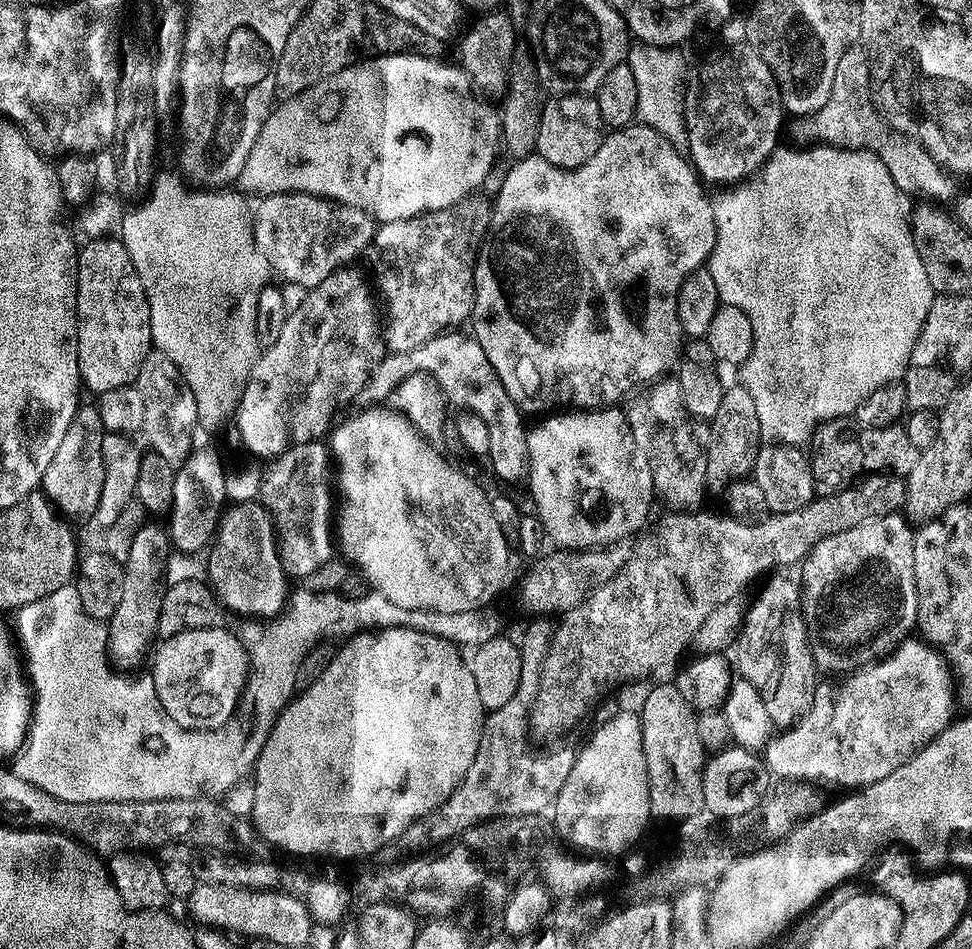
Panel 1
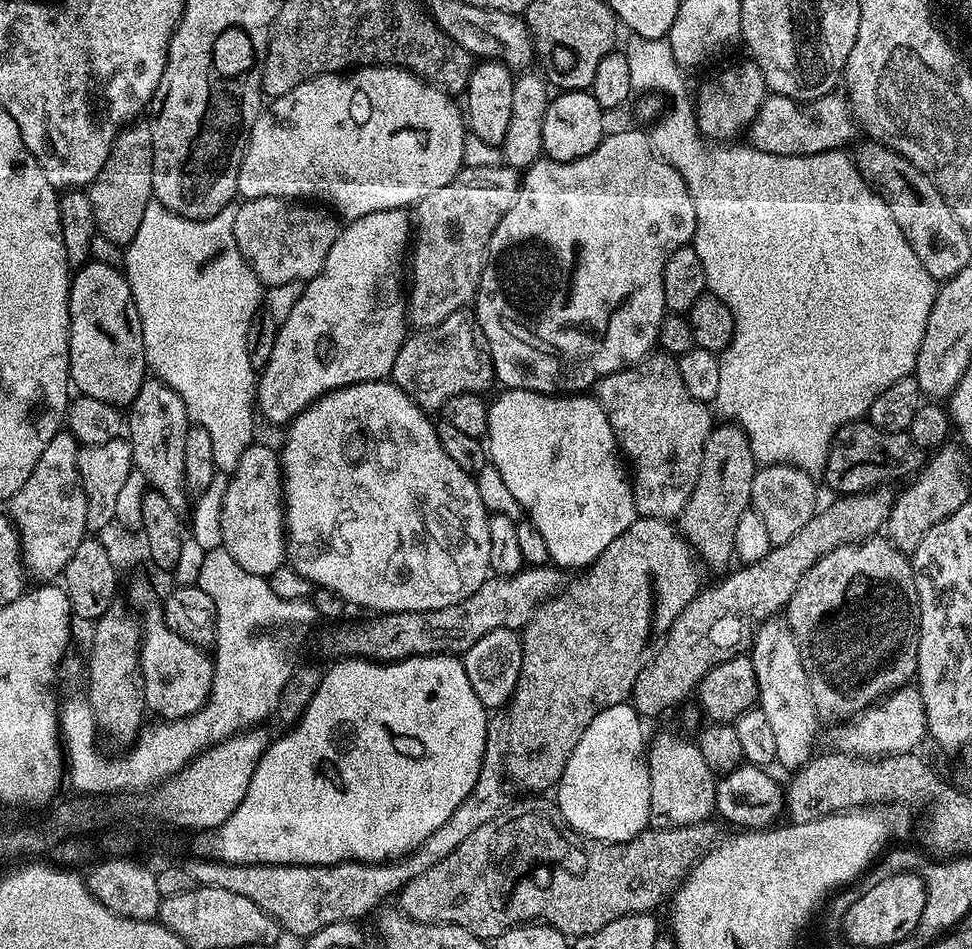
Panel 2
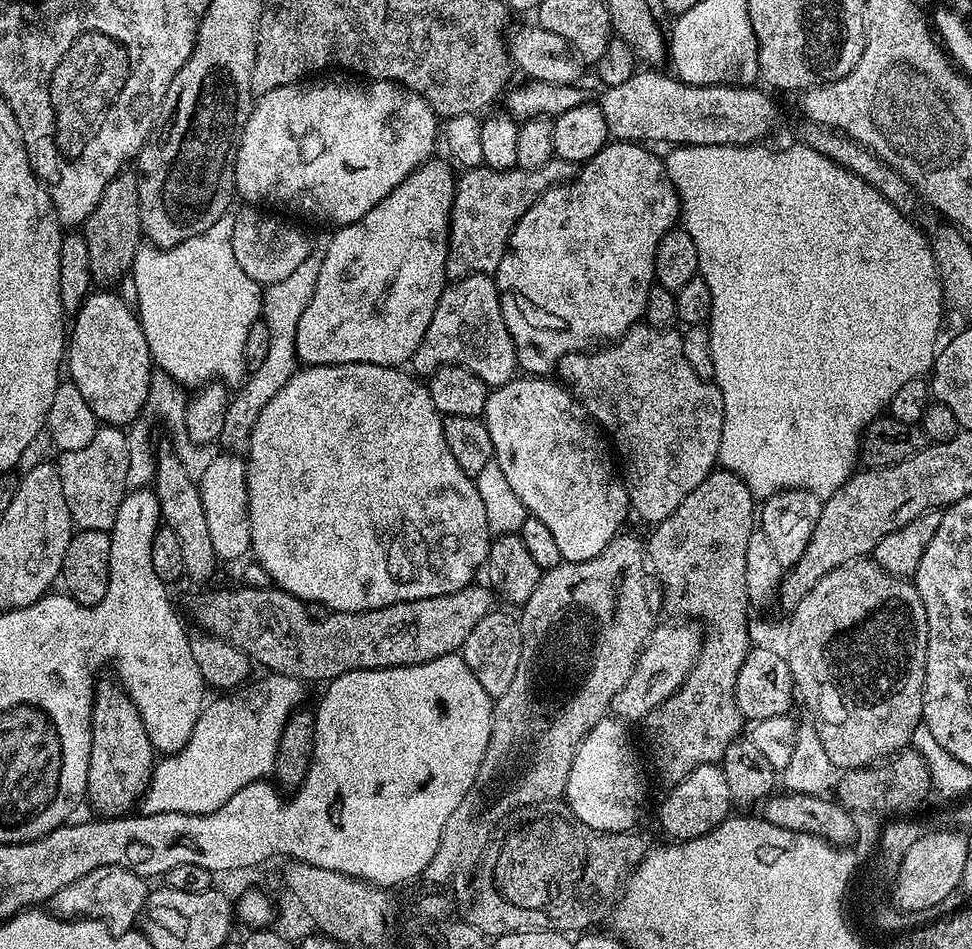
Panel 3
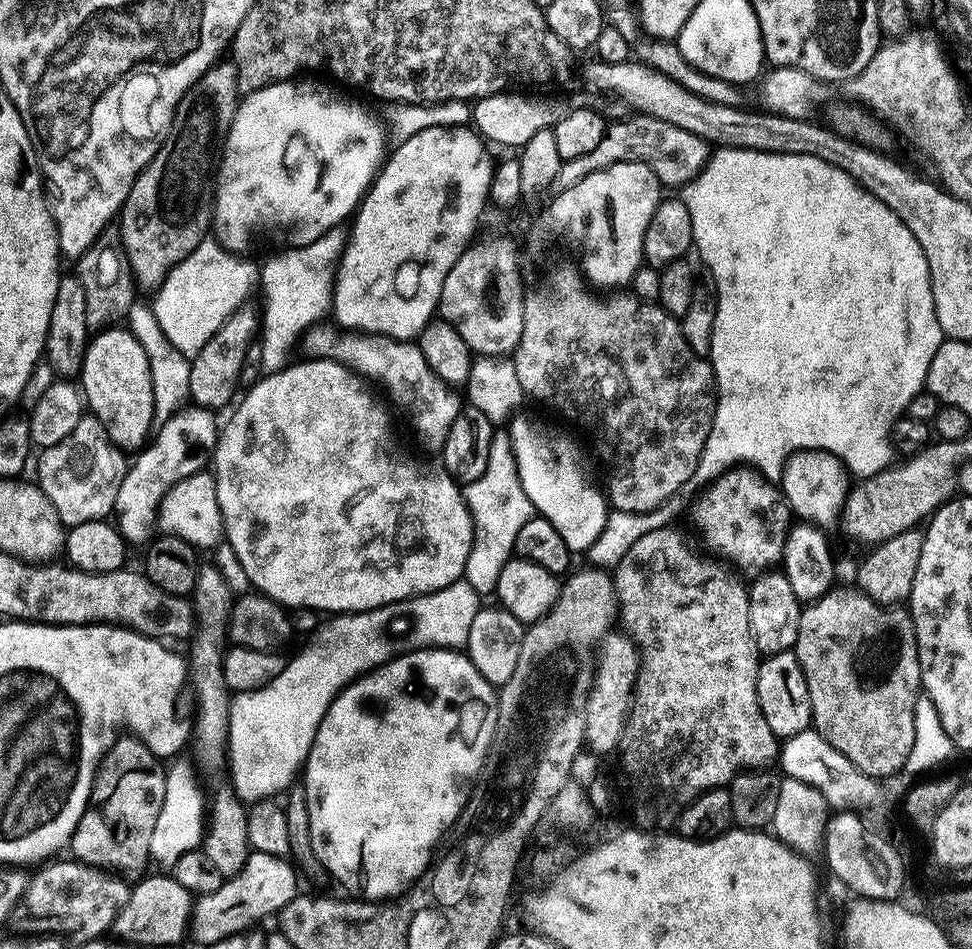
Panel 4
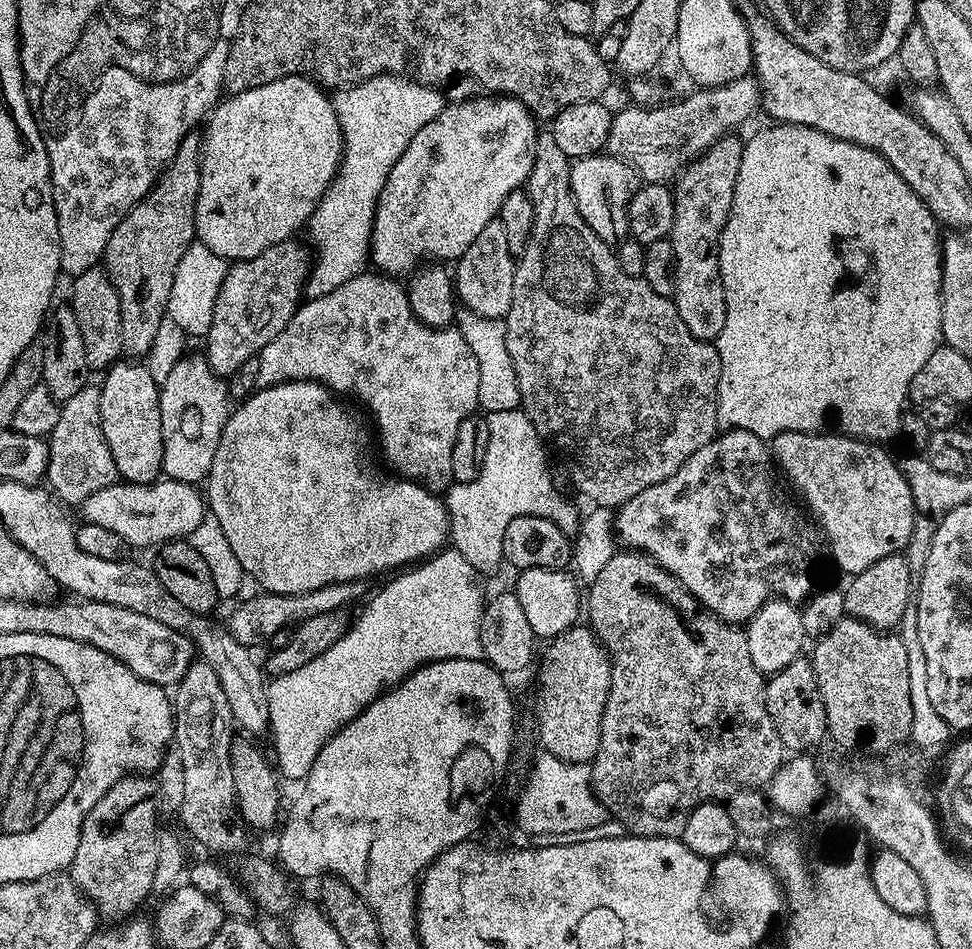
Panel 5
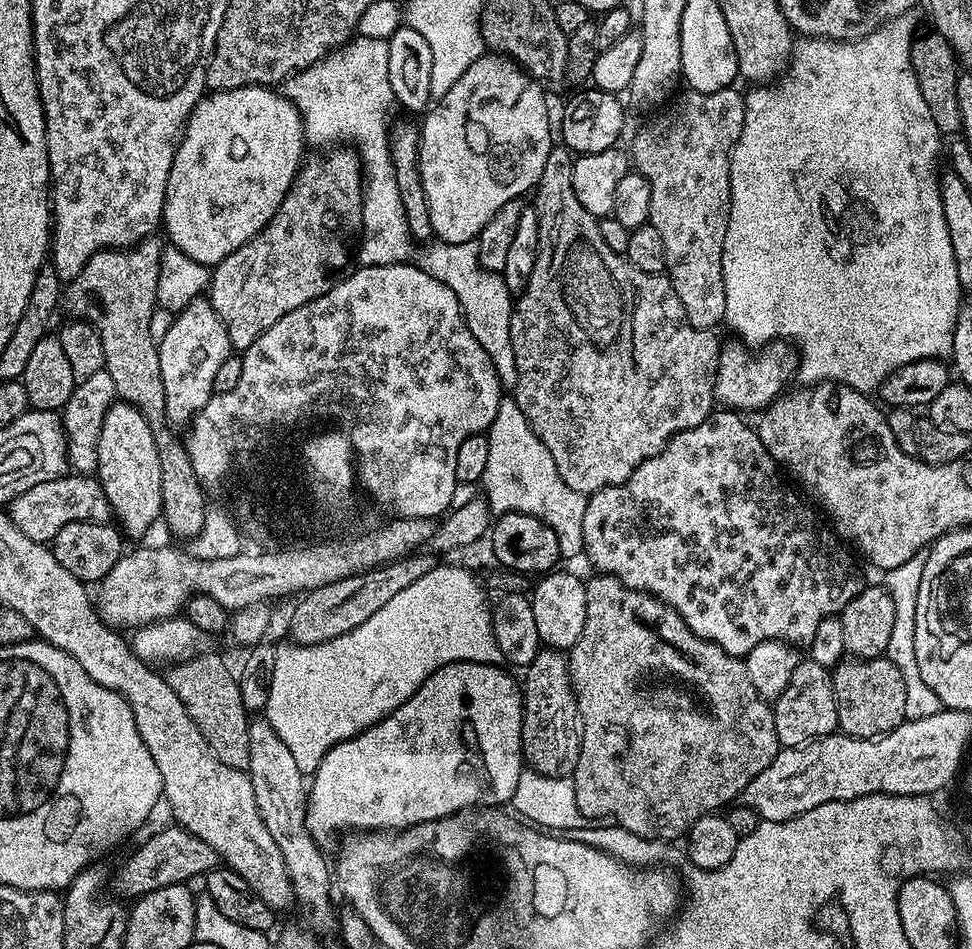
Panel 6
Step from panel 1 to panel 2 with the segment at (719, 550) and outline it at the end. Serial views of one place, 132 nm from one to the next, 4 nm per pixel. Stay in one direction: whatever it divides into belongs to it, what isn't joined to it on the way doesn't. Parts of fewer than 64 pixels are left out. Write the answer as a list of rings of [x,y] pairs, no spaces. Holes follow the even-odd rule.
[[[640,516],[630,527],[622,530],[622,534],[618,534],[618,538],[614,538],[614,542],[610,542],[610,546],[606,546],[606,550],[602,550],[602,554],[587,570],[581,571],[577,575],[580,577],[573,584],[571,581],[567,586],[561,588],[558,595],[545,602],[532,615],[532,621],[524,625],[522,629],[522,639],[524,641],[522,670],[516,683],[516,692],[512,695],[510,705],[506,710],[508,754],[504,757],[504,766],[513,785],[515,785],[514,783],[521,784],[524,788],[548,788],[551,784],[552,787],[559,785],[560,776],[568,769],[570,754],[576,752],[578,738],[582,738],[586,734],[586,726],[590,726],[590,722],[594,722],[594,718],[602,710],[606,710],[615,704],[623,704],[631,697],[632,687],[638,678],[638,674],[642,674],[642,670],[656,655],[658,645],[668,635],[670,626],[678,618],[678,614],[682,614],[682,610],[686,610],[686,606],[690,606],[692,599],[702,591],[699,567],[701,568],[701,565],[694,555],[692,545],[688,543],[675,523],[650,518],[649,516]]]

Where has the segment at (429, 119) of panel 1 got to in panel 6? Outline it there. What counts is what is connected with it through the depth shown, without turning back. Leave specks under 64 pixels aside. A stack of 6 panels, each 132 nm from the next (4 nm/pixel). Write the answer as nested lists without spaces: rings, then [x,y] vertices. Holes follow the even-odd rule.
[[[253,86],[250,88],[235,88],[229,92],[212,92],[205,95],[194,106],[194,110],[188,119],[188,125],[184,128],[184,136],[180,139],[178,150],[174,154],[174,162],[170,166],[170,178],[166,182],[166,198],[164,199],[164,219],[162,221],[163,231],[168,231],[171,247],[182,250],[182,254],[190,254],[194,262],[215,266],[222,262],[238,246],[250,242],[265,226],[274,218],[278,206],[282,206],[282,198],[290,190],[294,178],[299,174],[302,161],[305,159],[306,141],[304,139],[304,123],[298,114],[298,110],[279,91],[268,86]]]

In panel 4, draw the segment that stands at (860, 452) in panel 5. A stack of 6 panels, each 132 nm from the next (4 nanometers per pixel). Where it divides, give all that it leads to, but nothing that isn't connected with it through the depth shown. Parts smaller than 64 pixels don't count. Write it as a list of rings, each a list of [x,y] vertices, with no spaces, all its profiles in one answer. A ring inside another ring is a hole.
[[[802,450],[801,452],[793,452],[792,457],[784,463],[784,473],[780,476],[778,484],[789,508],[801,521],[828,530],[831,529],[831,524],[835,525],[839,521],[840,514],[844,511],[844,503],[850,491],[848,480],[850,481],[848,469],[834,454],[830,454],[826,450]]]

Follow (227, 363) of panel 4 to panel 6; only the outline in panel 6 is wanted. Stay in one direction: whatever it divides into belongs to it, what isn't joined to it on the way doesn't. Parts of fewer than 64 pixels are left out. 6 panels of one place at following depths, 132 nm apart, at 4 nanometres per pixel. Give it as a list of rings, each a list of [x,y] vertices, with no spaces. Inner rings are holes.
[[[336,146],[325,152],[328,152],[325,156],[309,155],[307,159],[303,161],[300,172],[294,178],[294,182],[290,186],[286,198],[282,198],[282,206],[278,206],[274,218],[270,218],[268,225],[254,238],[250,238],[250,242],[238,246],[238,250],[234,250],[234,254],[222,258],[222,262],[211,269],[210,283],[206,296],[207,299],[212,301],[218,318],[222,318],[222,326],[226,326],[233,349],[243,350],[250,347],[266,330],[270,330],[270,326],[274,326],[274,322],[278,322],[278,318],[286,318],[286,314],[290,314],[290,310],[298,310],[298,306],[306,306],[306,302],[310,302],[314,298],[318,298],[322,294],[329,292],[336,284],[341,273],[345,271],[344,243],[346,243],[351,236],[353,239],[361,229],[362,202],[364,201],[364,170],[360,163],[360,155],[356,153],[355,148],[351,146]]]

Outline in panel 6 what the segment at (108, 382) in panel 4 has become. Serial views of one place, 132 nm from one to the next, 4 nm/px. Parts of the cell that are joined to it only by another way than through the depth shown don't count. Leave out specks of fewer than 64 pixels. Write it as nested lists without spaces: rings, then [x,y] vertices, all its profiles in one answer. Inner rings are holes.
[[[117,402],[106,410],[106,422],[102,422],[102,435],[98,437],[98,466],[95,477],[108,499],[115,519],[123,535],[144,536],[155,520],[161,519],[162,466],[158,462],[158,446],[154,446],[154,434],[150,422],[142,418],[140,409],[133,404]]]

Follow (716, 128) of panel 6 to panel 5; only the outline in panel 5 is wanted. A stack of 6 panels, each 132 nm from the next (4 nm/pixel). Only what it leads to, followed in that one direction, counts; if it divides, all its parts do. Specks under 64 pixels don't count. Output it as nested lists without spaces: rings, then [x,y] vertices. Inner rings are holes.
[[[729,134],[709,146],[680,173],[674,184],[674,226],[670,239],[676,259],[676,309],[682,322],[686,322],[686,330],[690,330],[694,338],[709,342],[715,341],[716,336],[722,334],[722,326],[726,326],[726,290],[722,286],[720,273],[720,235],[732,209],[744,149],[744,144],[736,141],[734,137],[735,135]]]

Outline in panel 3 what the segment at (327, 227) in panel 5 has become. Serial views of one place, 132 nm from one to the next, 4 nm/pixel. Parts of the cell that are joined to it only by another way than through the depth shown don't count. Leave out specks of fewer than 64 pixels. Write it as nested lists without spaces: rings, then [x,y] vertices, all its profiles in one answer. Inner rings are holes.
[[[314,250],[308,255],[306,260],[298,266],[298,270],[294,270],[294,274],[290,274],[290,278],[282,278],[282,282],[274,282],[267,285],[262,292],[262,318],[266,322],[266,326],[270,326],[270,354],[266,354],[266,358],[262,361],[262,366],[251,369],[247,373],[246,379],[239,385],[238,391],[234,398],[229,399],[228,409],[226,410],[226,426],[222,426],[222,434],[220,440],[228,444],[243,445],[248,439],[248,435],[254,430],[254,422],[258,422],[258,414],[262,414],[262,409],[266,407],[266,402],[270,402],[270,398],[274,398],[274,394],[278,394],[278,390],[282,390],[282,386],[286,386],[286,382],[298,370],[298,361],[296,358],[296,335],[298,334],[298,322],[302,319],[302,310],[306,310],[306,306],[310,306],[310,298],[314,298],[314,285],[318,282],[318,274],[322,266],[323,251]]]

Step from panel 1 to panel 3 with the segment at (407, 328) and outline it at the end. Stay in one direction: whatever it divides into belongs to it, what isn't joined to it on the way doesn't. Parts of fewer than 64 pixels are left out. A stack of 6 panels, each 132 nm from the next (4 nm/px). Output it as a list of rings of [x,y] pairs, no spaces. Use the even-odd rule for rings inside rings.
[[[551,159],[537,168],[507,168],[494,170],[483,166],[467,169],[457,179],[452,214],[448,217],[448,253],[445,277],[455,282],[476,272],[495,273],[508,245],[514,226],[546,194],[548,188],[573,180],[577,165],[569,160]]]

